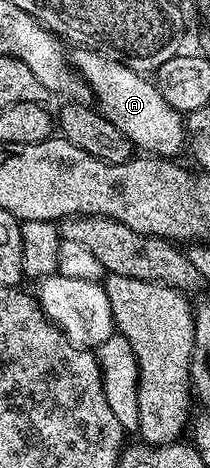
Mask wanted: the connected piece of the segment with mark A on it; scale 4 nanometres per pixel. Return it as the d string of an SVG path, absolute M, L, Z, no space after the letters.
M79 48L76 54L70 55L69 61L84 83L91 85L98 107L107 115L117 128L121 128L123 135L131 141L132 147L141 149L151 156L158 156L168 160L174 159L175 154L184 152L188 145L188 130L185 118L180 111L175 110L161 96L158 85L151 82L150 77L140 71L129 68L124 62L117 62L114 58L94 49Z

